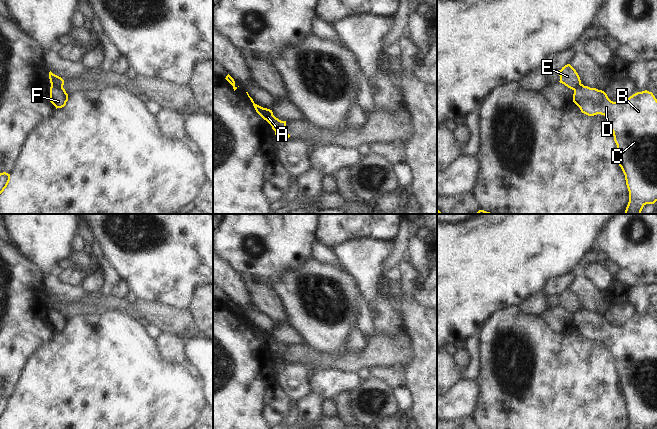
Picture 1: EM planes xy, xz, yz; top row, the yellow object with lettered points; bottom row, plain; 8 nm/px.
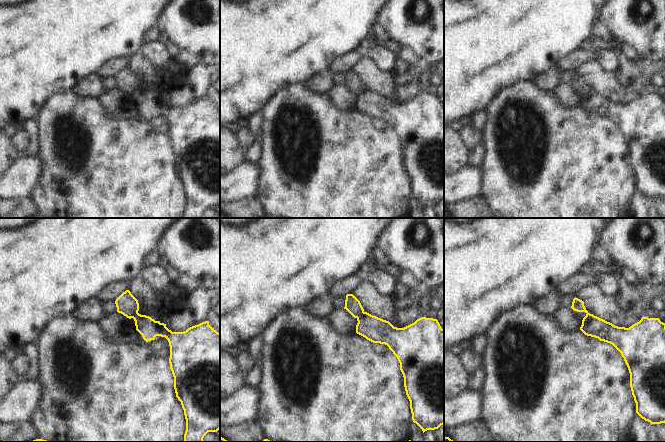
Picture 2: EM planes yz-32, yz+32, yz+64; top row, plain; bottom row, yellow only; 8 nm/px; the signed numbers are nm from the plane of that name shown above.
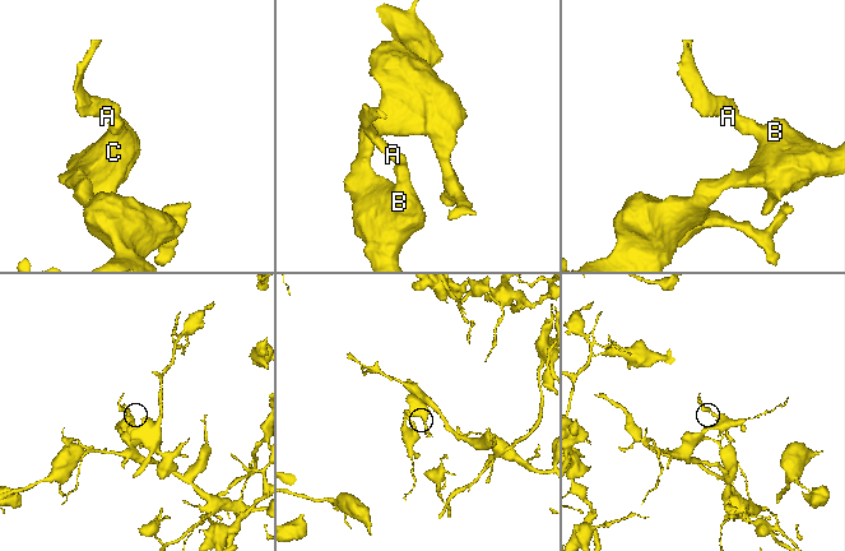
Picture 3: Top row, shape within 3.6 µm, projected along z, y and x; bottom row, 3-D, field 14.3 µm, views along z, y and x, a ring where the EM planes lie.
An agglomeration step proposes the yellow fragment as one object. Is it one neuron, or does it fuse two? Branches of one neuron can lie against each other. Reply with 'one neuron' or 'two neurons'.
two neurons

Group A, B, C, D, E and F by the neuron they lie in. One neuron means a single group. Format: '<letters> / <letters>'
A E / B C D F

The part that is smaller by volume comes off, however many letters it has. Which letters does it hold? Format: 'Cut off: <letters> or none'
Cut off: A, E

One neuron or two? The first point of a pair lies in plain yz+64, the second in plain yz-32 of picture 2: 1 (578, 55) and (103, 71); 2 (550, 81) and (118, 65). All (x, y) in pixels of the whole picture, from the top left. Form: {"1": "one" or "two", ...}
{"1": "one", "2": "two"}

